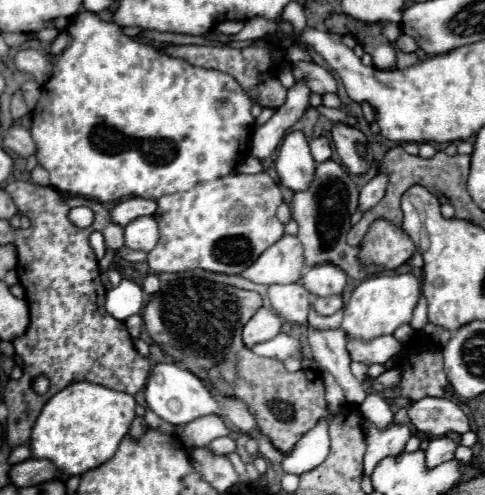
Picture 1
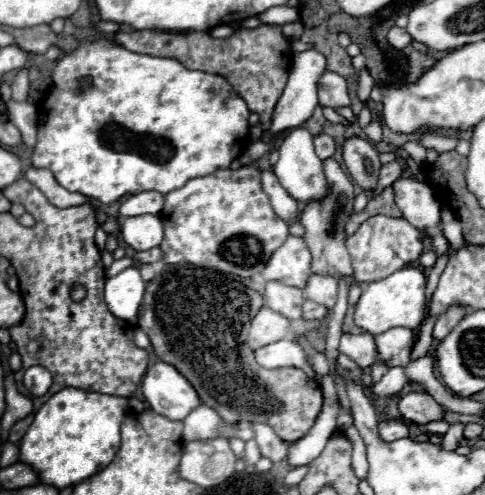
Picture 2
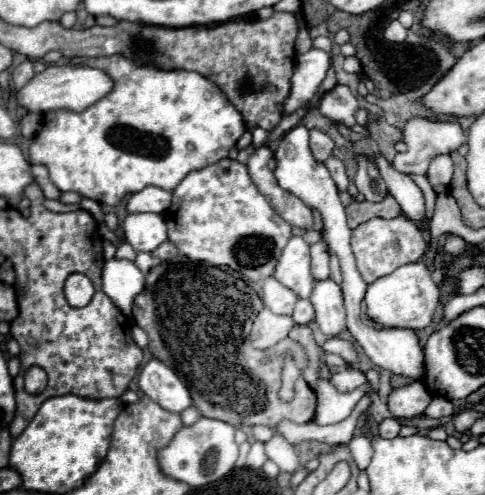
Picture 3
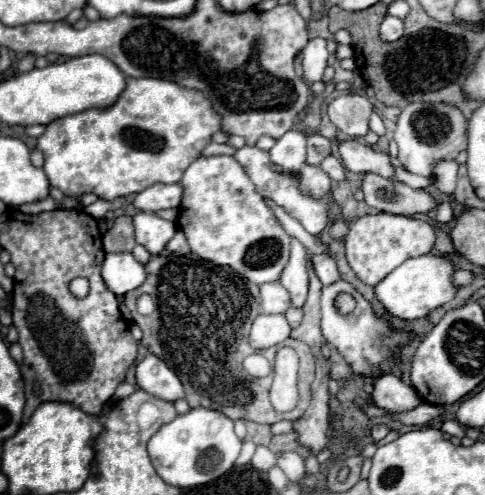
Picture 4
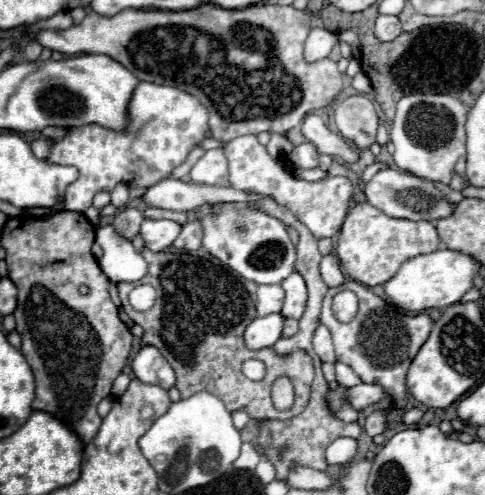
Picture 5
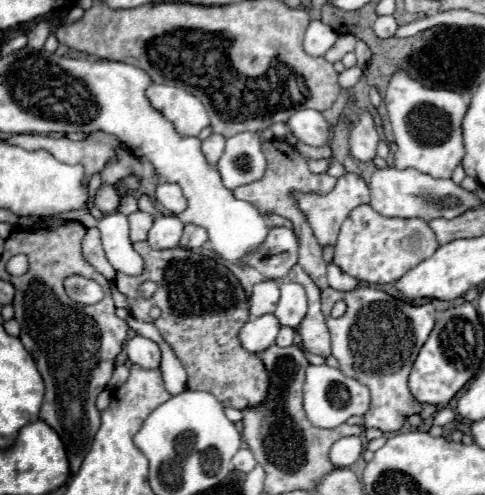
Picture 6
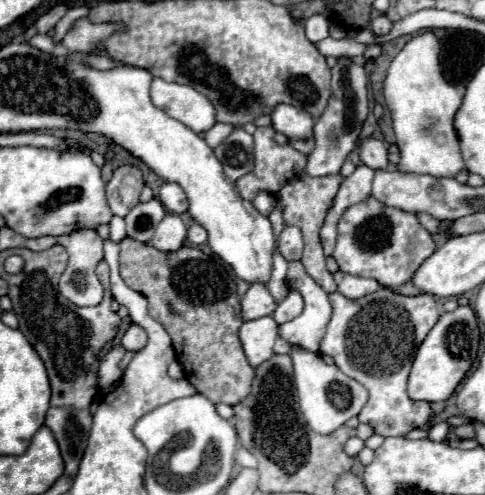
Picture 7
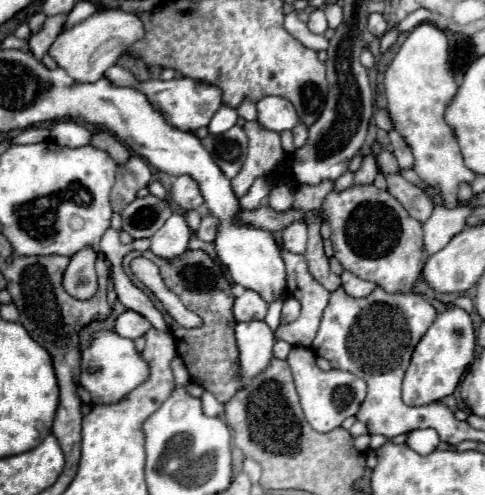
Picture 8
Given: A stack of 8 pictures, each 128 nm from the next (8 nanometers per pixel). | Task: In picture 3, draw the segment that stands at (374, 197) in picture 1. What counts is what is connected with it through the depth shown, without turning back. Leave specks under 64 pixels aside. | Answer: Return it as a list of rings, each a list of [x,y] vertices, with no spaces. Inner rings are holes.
[[[428,118],[406,120],[402,136],[408,150],[404,154],[396,154],[392,166],[404,174],[426,174],[434,156],[450,154],[466,142],[458,122],[432,122]]]

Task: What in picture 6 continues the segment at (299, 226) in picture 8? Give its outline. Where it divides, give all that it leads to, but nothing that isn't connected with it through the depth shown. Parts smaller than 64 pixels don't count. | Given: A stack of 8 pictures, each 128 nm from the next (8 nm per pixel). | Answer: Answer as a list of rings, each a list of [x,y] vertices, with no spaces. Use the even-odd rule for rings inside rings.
[[[272,226],[268,232],[268,240],[252,254],[246,256],[240,266],[260,270],[268,280],[284,278],[290,268],[298,262],[298,240],[292,228],[276,228]]]

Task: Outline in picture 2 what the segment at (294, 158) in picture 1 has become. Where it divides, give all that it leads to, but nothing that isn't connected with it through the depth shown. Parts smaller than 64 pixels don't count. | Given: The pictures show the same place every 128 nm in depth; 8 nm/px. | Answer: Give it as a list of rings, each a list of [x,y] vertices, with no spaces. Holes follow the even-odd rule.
[[[294,128],[294,140],[286,138],[282,144],[282,150],[292,150],[294,152],[278,152],[280,158],[276,162],[276,166],[272,168],[272,172],[276,174],[278,182],[282,184],[282,188],[296,198],[298,202],[312,202],[312,200],[324,200],[328,194],[328,182],[322,170],[322,160],[320,160],[320,168],[318,168],[318,156],[314,152],[314,144],[312,144],[312,134],[306,128]]]

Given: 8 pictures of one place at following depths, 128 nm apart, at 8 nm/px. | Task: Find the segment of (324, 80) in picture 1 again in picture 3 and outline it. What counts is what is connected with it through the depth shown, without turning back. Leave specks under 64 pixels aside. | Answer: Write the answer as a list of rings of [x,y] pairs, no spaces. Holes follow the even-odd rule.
[[[334,86],[334,90],[326,92],[320,100],[318,110],[336,124],[344,124],[352,128],[356,124],[356,112],[360,110],[356,96],[348,90],[348,86]]]

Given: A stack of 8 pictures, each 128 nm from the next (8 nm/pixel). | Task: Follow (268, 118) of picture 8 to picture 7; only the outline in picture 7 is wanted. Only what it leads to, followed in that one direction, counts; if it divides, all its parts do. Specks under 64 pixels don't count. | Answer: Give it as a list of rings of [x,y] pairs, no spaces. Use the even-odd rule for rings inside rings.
[[[278,104],[278,106],[274,106],[270,118],[272,118],[272,128],[276,132],[286,134],[290,140],[300,140],[300,138],[312,136],[314,120],[302,108],[294,108],[290,104]]]

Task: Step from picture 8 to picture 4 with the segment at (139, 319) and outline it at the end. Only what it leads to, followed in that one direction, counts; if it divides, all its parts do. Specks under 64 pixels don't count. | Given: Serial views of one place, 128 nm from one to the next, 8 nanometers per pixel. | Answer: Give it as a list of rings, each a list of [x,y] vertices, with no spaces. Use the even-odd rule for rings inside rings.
[[[148,354],[142,362],[136,364],[136,382],[138,388],[146,390],[156,398],[168,402],[184,398],[184,388],[178,376],[154,354]]]

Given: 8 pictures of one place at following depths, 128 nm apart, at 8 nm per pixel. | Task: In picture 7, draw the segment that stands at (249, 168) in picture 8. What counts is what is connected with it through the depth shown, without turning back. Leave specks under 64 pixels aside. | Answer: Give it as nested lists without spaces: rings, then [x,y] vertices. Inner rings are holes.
[[[266,126],[266,128],[256,128],[254,132],[254,170],[242,178],[236,180],[238,192],[244,196],[244,200],[252,200],[260,190],[270,192],[272,196],[278,198],[278,202],[284,208],[284,222],[286,224],[294,224],[302,230],[304,234],[304,256],[302,256],[302,264],[306,268],[306,272],[326,290],[326,292],[334,292],[336,290],[336,282],[332,278],[332,274],[326,268],[326,256],[322,252],[322,244],[320,244],[320,228],[324,224],[326,212],[332,204],[332,198],[336,196],[342,176],[322,176],[322,178],[312,178],[304,172],[304,164],[306,164],[306,156],[302,152],[296,152],[292,148],[292,144],[284,144],[280,146],[274,140],[274,128]]]

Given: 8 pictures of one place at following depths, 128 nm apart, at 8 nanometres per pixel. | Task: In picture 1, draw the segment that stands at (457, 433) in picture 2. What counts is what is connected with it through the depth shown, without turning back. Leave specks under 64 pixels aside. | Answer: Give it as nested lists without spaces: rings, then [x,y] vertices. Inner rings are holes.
[[[440,436],[440,438],[430,440],[430,446],[426,448],[428,468],[434,468],[446,460],[452,460],[456,448],[458,448],[458,442],[454,442],[450,436]]]

